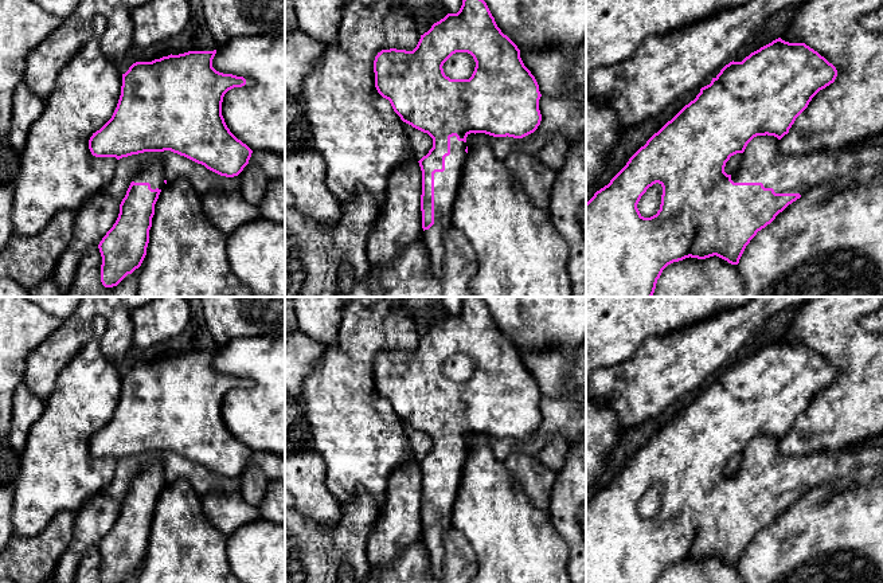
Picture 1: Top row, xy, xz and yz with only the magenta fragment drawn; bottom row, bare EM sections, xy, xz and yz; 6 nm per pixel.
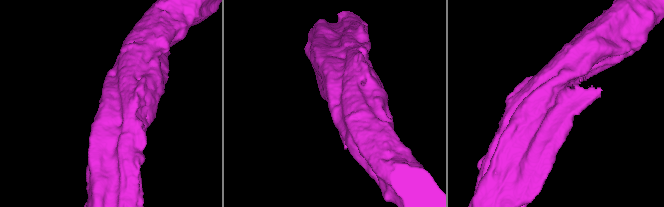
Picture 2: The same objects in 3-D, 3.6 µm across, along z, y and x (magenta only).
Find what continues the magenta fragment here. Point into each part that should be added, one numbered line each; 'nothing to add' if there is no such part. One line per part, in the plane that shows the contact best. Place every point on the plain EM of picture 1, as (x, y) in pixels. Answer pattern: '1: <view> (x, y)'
1: xz (446, 484)

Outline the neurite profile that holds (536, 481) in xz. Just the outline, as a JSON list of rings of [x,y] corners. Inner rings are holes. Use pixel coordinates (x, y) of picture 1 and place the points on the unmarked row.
[[[513,453],[504,461],[507,470],[520,482],[535,508],[548,513],[550,494],[558,477],[546,469],[538,455]]]

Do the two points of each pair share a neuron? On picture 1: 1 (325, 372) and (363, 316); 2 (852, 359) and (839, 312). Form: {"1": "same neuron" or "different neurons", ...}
{"1": "same neuron", "2": "same neuron"}

